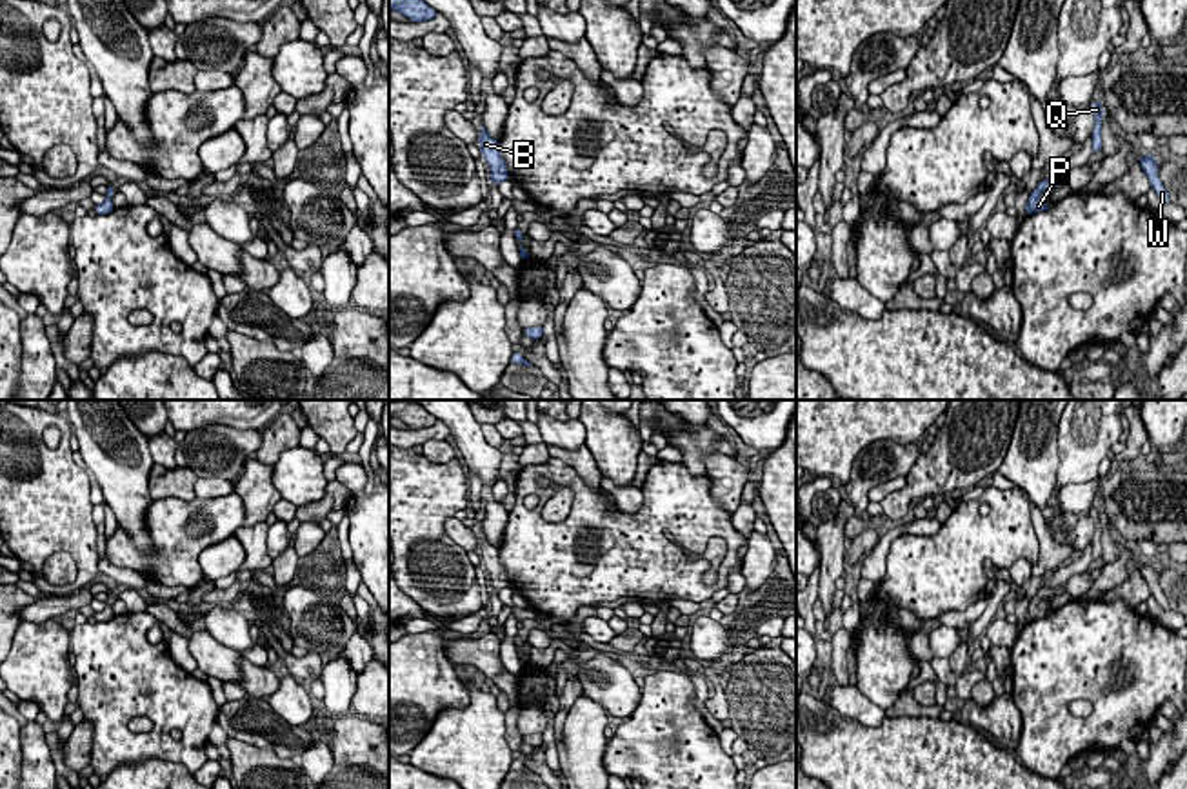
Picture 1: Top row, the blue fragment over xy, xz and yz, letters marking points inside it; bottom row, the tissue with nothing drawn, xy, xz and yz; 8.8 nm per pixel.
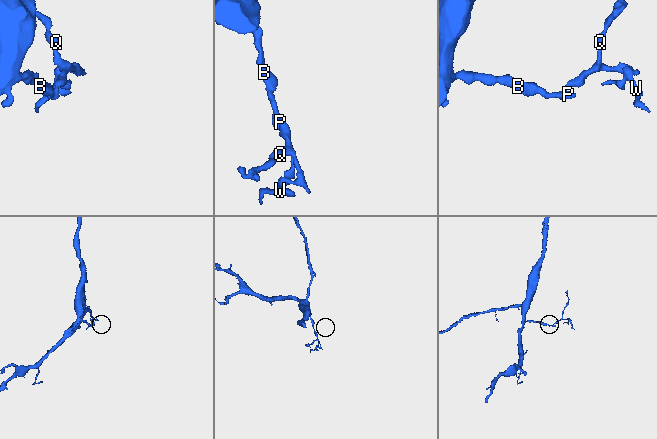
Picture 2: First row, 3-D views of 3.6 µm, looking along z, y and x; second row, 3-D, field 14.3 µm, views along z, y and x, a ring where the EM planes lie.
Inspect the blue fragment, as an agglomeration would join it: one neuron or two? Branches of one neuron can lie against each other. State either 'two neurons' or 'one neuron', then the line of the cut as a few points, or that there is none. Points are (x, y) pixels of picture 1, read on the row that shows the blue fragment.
one neuron | no cut

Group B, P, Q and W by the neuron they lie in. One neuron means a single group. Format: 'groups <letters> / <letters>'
groups B P Q W

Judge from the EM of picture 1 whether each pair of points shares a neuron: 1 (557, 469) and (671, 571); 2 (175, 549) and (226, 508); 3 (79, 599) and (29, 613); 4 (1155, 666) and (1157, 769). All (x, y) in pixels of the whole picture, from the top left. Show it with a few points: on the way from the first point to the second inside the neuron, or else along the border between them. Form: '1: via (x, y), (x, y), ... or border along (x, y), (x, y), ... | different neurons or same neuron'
1: via (584, 497), (642, 555) | same neuron
2: via (188, 537), (202, 522), (213, 520) | same neuron
3: via (66, 604), (42, 609) | same neuron
4: border along (1147, 728), (1138, 739) | different neurons

